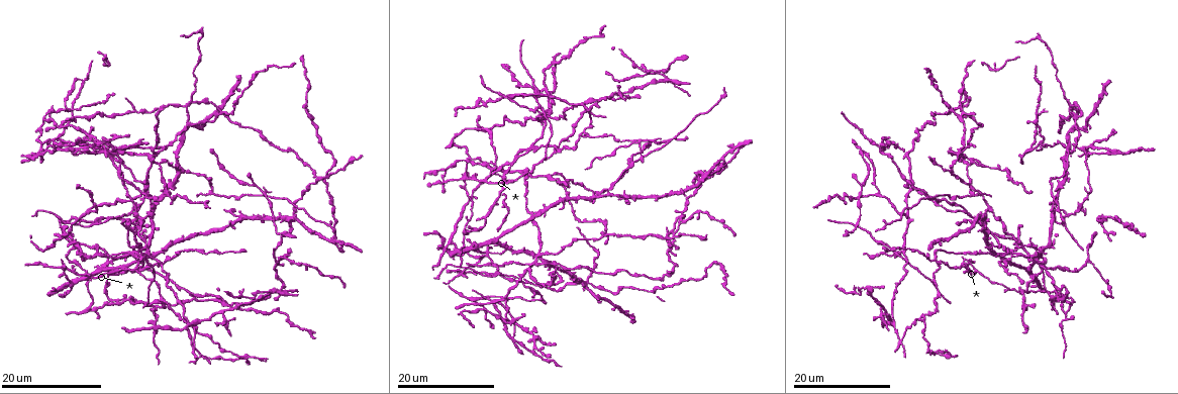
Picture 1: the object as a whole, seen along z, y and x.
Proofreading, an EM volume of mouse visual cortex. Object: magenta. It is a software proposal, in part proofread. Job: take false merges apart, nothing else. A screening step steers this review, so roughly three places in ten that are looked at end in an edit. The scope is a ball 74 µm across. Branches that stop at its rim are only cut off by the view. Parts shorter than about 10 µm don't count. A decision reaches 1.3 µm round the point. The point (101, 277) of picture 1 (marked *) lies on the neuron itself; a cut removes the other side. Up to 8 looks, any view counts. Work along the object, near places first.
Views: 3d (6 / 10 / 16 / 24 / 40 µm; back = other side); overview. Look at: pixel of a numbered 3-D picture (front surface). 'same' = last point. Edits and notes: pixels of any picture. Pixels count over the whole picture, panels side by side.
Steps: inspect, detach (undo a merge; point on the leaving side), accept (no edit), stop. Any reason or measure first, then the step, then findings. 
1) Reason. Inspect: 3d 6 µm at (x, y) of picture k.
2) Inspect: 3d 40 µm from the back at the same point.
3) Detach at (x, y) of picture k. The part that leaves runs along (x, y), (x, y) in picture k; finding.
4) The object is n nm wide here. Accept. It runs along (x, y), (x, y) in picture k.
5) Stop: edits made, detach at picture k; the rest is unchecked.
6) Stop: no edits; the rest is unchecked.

Four arms meet. Inspect: 3d 24 µm at (1036, 259) of picture 1.

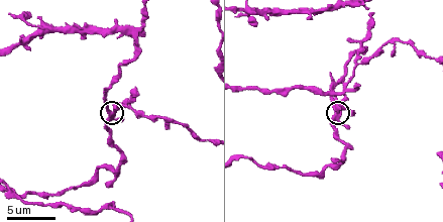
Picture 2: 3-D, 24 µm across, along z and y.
Inspect: 3d 6 µm at (115, 112) of picture 2.

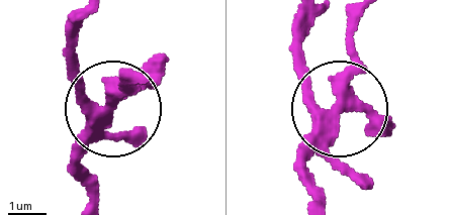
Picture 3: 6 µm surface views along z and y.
4 arms meet here. Accept. It runs along (321, 12), (301, 50), (301, 80), (330, 108), (349, 25) in picture 3; one neuron here.

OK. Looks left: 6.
Inspect: 3d 10 µm at (38, 25) of picture 2.

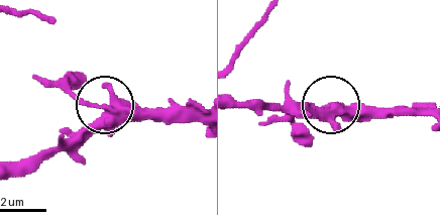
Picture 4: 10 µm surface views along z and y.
Accept. It runs along (11, 178), (75, 142), (102, 114), (102, 104), (47, 85) in picture 4; continuous, no second neuron.

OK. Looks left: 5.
A fork. Inspect: 3d 16 µm at (133, 248) of picture 1.

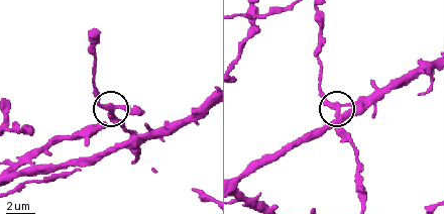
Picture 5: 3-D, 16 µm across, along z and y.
Inspect: 3d 6 µm at (338, 112) of picture 5.

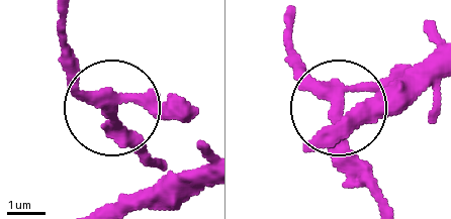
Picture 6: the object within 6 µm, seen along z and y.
The side arm is 13 µm long. Accept. It runs along (152, 202), (191, 173), (181, 121), (94, 102), (59, 60) in picture 6; one neuron here.

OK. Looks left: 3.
Inspect: 3d 24 µm at (555, 283) of picture 1.

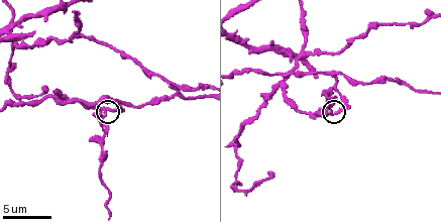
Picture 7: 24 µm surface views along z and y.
Zoom in. Inspect: 3d 6 µm at (107, 112) of picture 7.

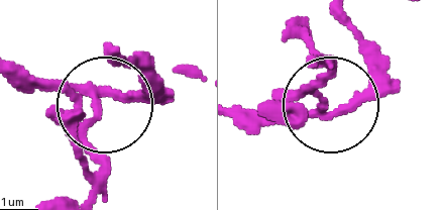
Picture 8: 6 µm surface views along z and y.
Detach at (307, 85) of picture 8. The part that leaves runs along (319, 116), (309, 88), (319, 59) in picture 8; two neurons meet here.

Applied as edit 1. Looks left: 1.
Stop: edits made, detach at picture 8; the rest is unchecked.

